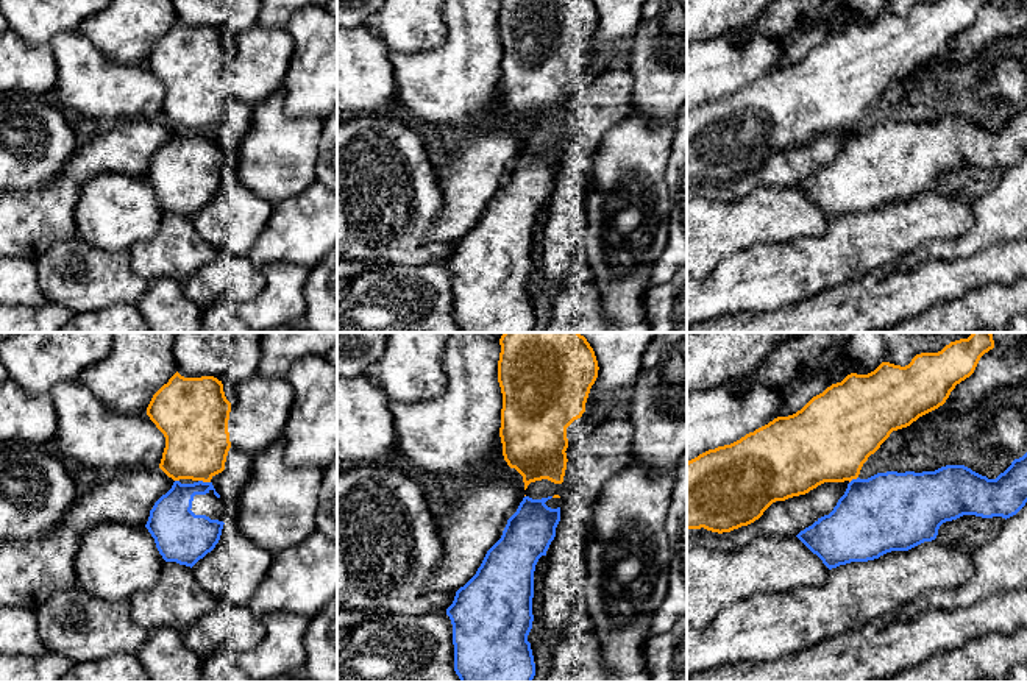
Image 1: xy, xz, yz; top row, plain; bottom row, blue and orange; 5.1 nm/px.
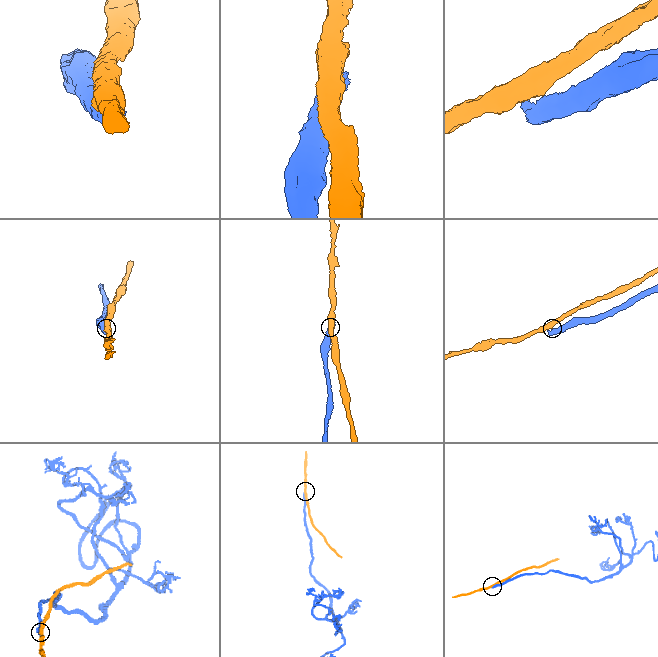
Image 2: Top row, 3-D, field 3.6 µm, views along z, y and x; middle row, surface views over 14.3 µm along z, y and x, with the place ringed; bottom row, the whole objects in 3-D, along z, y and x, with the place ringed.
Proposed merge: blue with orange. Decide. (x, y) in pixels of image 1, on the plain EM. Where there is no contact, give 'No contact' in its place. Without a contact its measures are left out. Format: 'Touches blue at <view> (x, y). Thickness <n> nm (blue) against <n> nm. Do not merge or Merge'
Touches blue at xy (205, 133). Thickness 220 nm (blue) against 340 nm. Do not merge

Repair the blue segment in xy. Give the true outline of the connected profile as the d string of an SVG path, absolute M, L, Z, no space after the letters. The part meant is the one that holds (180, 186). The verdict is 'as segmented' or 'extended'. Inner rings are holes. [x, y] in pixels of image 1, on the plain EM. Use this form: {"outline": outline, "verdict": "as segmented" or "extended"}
{"outline": "M175 131L172 139L155 153L145 178L165 212L192 218L219 194L225 173L190 161L194 147L211 140L220 148L212 133Z", "verdict": "as segmented"}

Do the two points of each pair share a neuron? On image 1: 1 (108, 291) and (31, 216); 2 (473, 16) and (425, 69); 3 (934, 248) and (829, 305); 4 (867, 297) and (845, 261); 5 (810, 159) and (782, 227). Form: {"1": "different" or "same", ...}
{"1": "different", "2": "same", "3": "different", "4": "different", "5": "different"}

